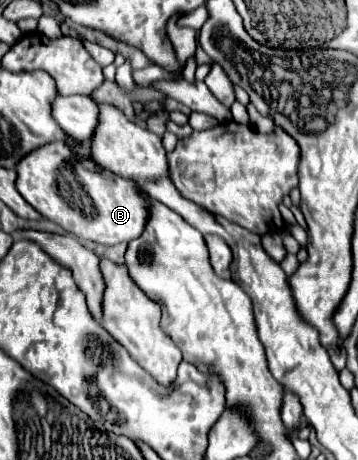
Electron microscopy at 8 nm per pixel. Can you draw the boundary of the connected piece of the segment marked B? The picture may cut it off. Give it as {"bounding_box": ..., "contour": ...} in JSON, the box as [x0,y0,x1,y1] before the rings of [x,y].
{"bounding_box":[16,143,148,245],"contour":[[[48,143],[26,155],[18,167],[16,189],[20,195],[46,219],[58,223],[64,231],[78,239],[88,239],[102,245],[118,245],[142,235],[148,209],[138,195],[134,181],[122,179],[112,171],[78,159],[64,143]]]}

